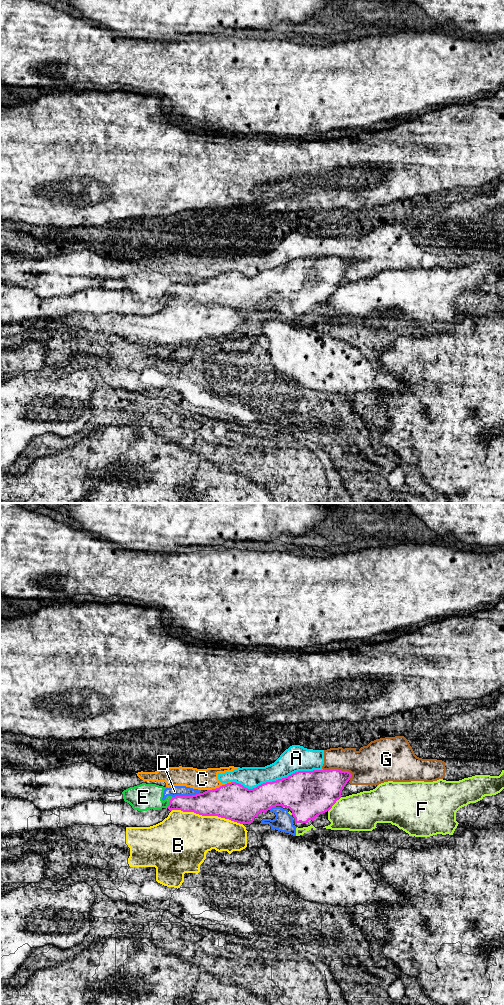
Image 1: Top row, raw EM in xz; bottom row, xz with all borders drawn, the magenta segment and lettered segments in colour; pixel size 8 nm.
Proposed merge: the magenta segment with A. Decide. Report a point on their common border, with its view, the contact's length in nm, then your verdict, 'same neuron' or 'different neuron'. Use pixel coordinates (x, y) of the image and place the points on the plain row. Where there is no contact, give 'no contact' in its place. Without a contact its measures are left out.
xz (276, 268) | 750 nm | different neuron

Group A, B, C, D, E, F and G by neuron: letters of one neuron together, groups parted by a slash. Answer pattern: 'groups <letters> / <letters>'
groups A C G / B / D E F

